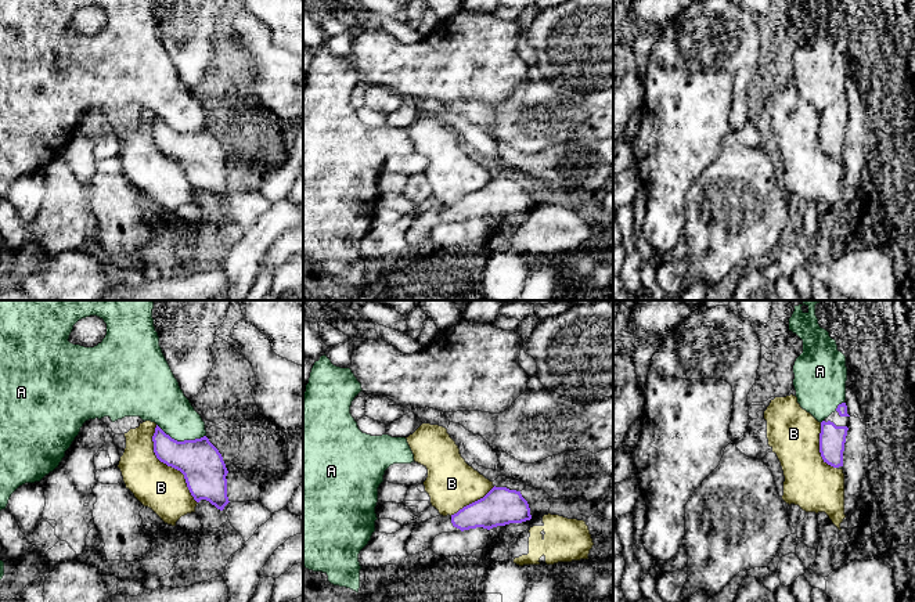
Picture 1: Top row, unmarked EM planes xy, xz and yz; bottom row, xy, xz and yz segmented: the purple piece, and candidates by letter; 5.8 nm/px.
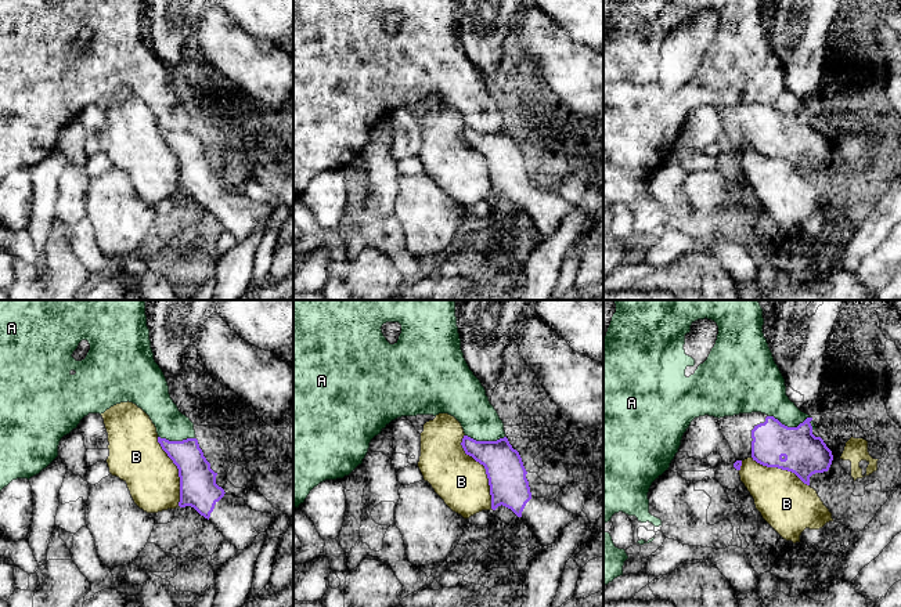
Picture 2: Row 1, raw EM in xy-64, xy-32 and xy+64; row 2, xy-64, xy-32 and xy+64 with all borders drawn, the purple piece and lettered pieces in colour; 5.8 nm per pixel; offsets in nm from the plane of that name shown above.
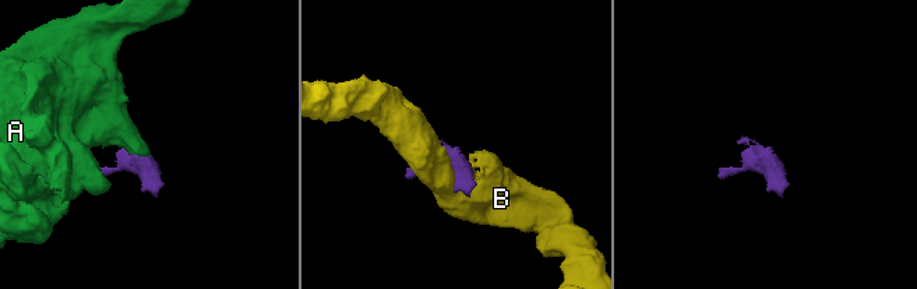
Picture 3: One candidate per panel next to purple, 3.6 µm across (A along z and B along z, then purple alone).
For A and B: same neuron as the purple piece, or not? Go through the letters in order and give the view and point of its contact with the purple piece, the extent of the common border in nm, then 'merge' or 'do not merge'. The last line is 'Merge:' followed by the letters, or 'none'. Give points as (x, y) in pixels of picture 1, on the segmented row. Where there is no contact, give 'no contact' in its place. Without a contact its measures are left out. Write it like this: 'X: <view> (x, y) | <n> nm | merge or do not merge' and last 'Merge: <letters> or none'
A: xy (182, 442) | 300 nm | do not merge
B: xy (168, 465) | 500 nm | do not merge
Merge: none

